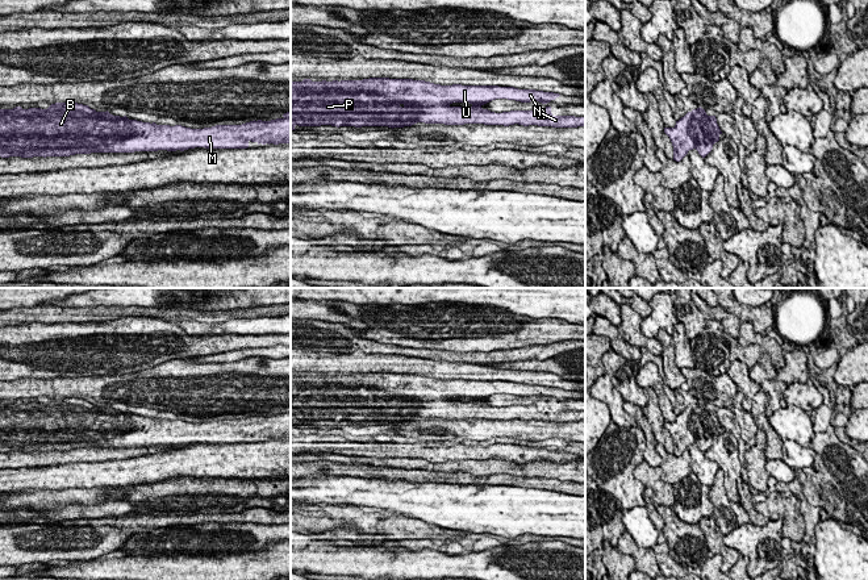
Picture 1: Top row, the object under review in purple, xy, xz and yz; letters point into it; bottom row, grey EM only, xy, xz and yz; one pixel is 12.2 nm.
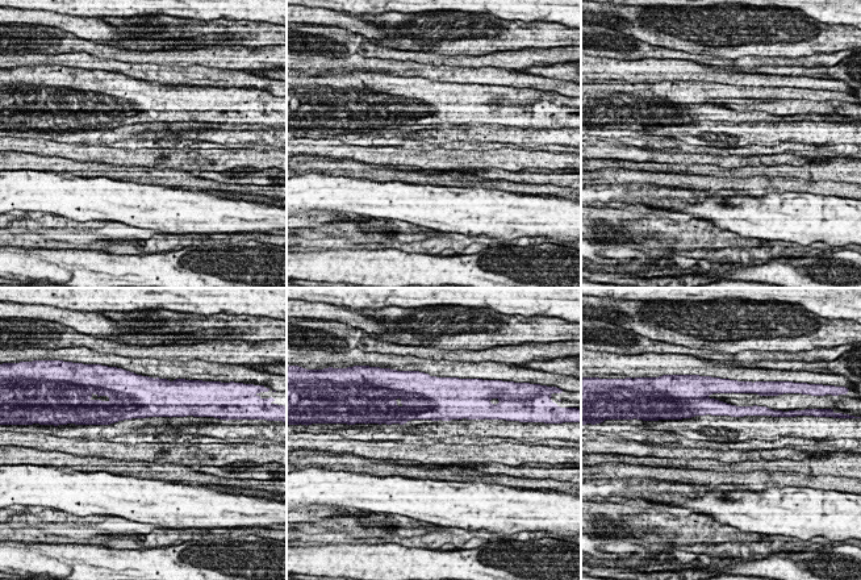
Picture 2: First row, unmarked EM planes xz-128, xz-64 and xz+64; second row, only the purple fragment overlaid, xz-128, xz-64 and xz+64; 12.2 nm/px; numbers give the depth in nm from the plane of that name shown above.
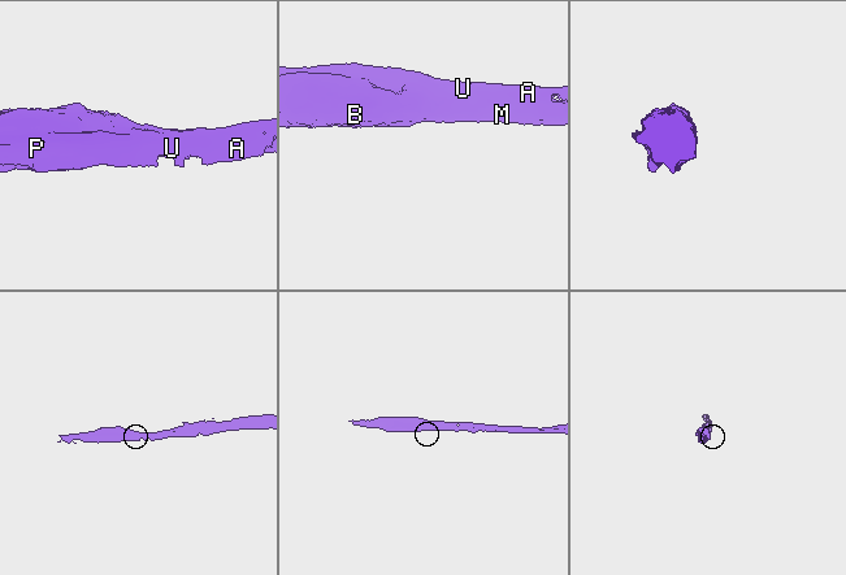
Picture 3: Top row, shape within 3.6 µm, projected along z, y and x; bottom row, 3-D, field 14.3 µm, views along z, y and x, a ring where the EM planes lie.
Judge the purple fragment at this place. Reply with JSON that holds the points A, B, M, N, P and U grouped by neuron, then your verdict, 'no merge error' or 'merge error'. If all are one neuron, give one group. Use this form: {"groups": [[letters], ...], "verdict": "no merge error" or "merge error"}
{"groups": [["A", "B", "M", "N", "P", "U"]], "verdict": "no merge error"}

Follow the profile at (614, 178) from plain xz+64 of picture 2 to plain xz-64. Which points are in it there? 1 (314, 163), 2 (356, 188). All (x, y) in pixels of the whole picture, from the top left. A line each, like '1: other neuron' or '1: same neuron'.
1: same neuron
2: other neuron

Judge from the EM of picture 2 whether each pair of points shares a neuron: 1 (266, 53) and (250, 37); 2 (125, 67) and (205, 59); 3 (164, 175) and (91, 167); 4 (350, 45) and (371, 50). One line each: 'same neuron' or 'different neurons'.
1: different neurons
2: different neurons
3: same neuron
4: same neuron

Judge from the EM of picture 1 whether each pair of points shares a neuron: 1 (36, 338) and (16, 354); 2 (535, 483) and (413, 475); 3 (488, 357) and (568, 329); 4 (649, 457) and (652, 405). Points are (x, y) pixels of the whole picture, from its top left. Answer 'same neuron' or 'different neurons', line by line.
1: same neuron
2: same neuron
3: different neurons
4: different neurons

